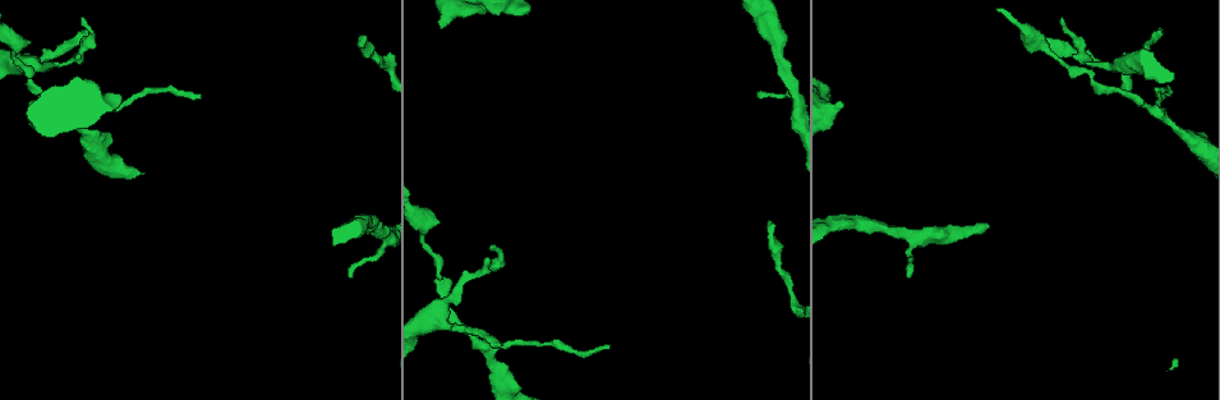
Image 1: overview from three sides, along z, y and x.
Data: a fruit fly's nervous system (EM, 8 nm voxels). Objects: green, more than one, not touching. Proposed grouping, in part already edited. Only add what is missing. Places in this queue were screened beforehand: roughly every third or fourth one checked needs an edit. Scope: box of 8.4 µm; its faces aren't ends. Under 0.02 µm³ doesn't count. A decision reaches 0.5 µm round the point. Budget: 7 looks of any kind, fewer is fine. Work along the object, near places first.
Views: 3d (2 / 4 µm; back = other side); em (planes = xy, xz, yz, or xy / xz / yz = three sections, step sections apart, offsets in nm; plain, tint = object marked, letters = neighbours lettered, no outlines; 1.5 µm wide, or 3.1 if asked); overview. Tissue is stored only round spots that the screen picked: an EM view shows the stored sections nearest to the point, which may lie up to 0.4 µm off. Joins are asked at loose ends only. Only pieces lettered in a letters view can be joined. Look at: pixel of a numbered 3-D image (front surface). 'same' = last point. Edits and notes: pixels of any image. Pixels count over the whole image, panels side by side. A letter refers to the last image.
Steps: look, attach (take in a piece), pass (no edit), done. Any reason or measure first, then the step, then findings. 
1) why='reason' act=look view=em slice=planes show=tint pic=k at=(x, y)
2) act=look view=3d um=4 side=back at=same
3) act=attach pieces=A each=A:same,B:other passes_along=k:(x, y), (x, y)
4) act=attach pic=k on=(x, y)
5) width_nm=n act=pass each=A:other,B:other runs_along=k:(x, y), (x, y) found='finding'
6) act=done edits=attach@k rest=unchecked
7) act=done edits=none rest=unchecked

why='branch stops here' act=look view=3d um=2 pic=1 at=(500, 344)

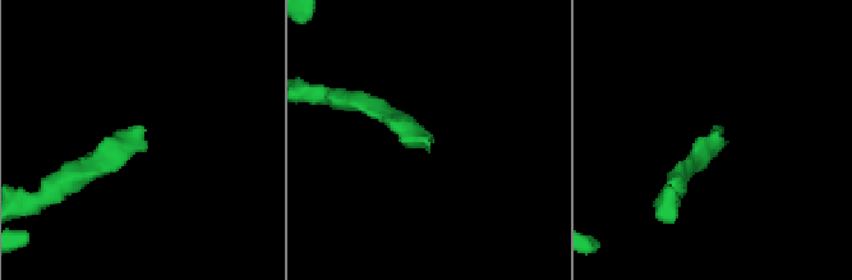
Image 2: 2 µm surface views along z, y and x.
act=look view=em slice=planes show=plain pic=2 at=(719, 126)

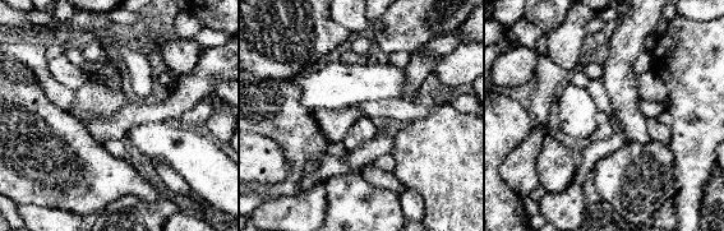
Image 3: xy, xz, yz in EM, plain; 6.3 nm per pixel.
why='what lies round it' act=look view=em slice=planes show=letters at=same

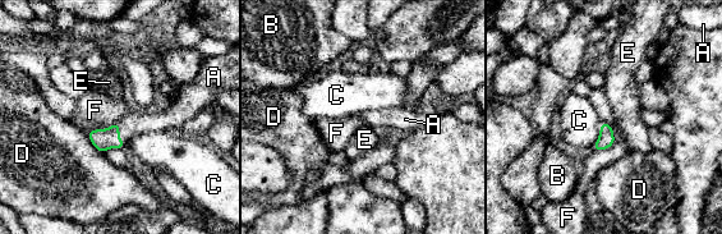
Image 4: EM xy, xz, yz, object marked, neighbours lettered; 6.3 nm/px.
act=attach pieces=A each=A:same,B:other,C:other,D:other,E:other,F:other passes_along=4:(102, 140), (118, 133), (141, 120) found='the neuron continues'

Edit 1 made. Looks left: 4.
why='branch stops here' act=look view=3d um=4 pic=1 at=(364, 39)

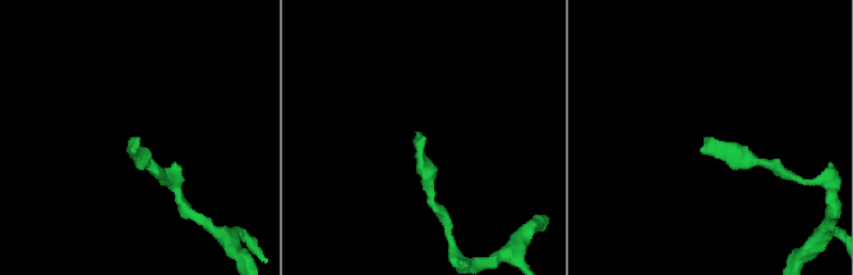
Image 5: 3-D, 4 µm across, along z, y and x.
act=look view=em slice=xy step=4 show=letters pic=5 at=(422, 134)

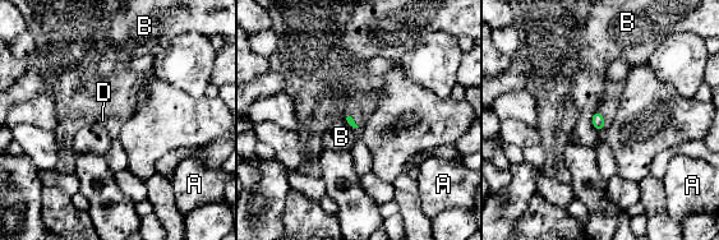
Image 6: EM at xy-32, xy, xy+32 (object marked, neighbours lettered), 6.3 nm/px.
why='another direction' act=look view=em slice=planes show=letters at=same

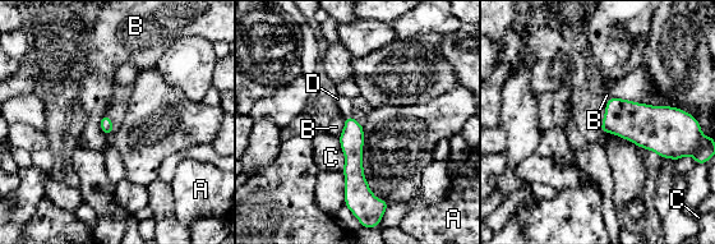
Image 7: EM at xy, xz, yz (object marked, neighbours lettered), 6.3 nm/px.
act=attach pieces=D each=A:other,B:other,C:other,D:same passes_along=7:(351, 139), (347, 116), (345, 105) found='it goes on there'

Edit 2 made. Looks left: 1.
act=done edits=attach@4,attach@7 rest=unchecked

